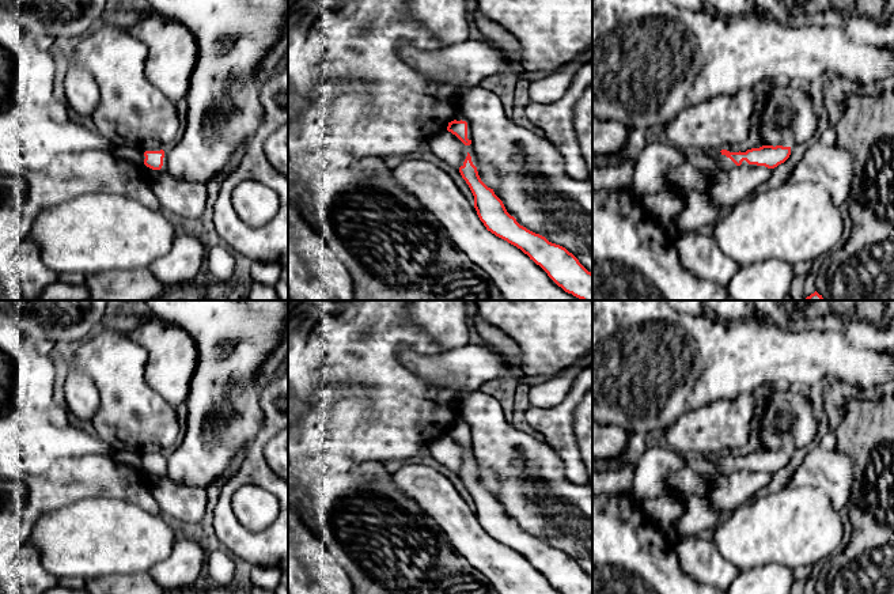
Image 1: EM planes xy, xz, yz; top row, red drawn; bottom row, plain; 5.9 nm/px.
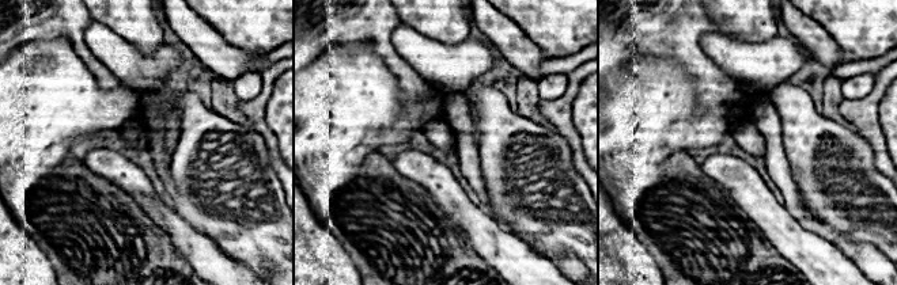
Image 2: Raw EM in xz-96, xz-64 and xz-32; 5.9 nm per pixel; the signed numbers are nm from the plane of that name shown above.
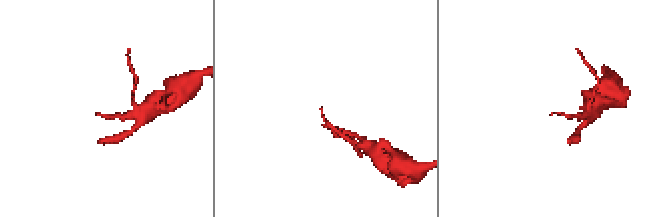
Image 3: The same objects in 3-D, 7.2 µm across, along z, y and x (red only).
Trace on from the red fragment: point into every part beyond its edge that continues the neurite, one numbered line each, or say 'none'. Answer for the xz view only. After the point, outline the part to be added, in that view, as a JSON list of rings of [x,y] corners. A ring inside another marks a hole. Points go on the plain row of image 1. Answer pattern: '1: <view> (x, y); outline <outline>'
1: xz (458, 419); outline [[[458,413],[458,415],[454,416],[454,419],[448,423],[448,427],[451,427],[454,424],[457,424],[457,425],[462,424],[462,425],[467,427],[467,443],[471,444],[471,431],[469,428],[469,425],[466,424],[466,421],[463,420],[463,417],[462,417],[461,413]]]

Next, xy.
1: xy (148, 451); outline [[[147,450],[147,451],[141,453],[140,454],[141,455],[141,465],[144,466],[144,464],[145,464],[145,461],[144,461],[145,455],[160,455],[160,454],[163,454],[163,453],[159,453],[156,450]],[[163,454],[163,455],[164,455],[163,470],[159,476],[167,474],[167,454]]]

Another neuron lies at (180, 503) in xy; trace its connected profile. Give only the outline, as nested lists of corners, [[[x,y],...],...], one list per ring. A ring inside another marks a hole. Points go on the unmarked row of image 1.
[[[129,450],[115,451],[114,459],[135,466],[149,480],[152,496],[158,502],[162,514],[173,521],[189,525],[200,523],[208,507],[205,487],[189,487],[173,481],[167,474],[152,474],[141,465],[141,455]]]

